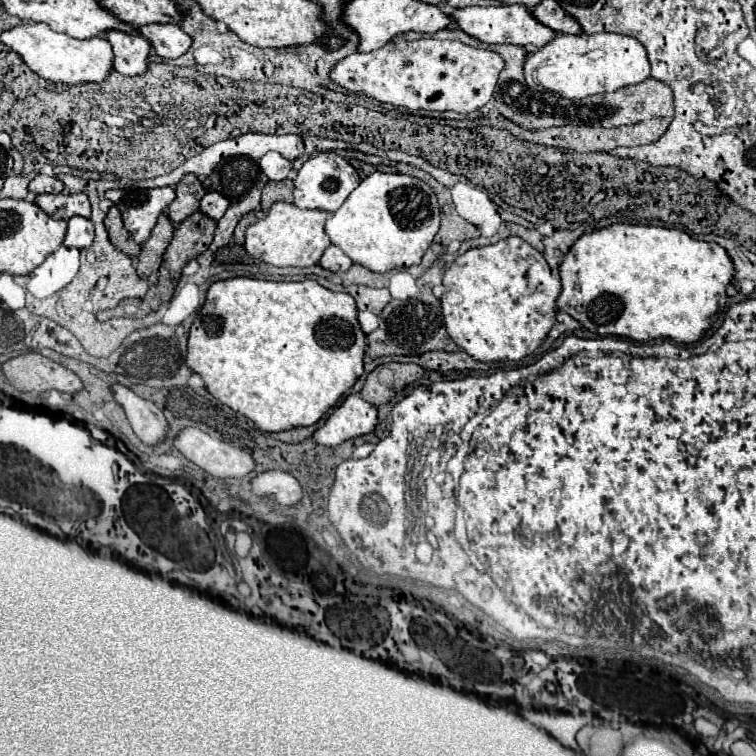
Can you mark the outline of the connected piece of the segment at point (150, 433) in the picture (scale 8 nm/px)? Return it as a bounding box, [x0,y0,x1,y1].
[113,384,169,446]

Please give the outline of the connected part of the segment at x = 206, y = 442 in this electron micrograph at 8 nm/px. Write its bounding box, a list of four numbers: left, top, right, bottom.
[175,428,255,478]

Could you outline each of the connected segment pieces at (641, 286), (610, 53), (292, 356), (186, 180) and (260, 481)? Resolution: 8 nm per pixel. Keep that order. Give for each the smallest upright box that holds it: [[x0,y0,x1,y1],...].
[[557,224,733,344],[525,34,649,100],[187,280,367,432],[169,174,205,224],[251,470,303,506]]

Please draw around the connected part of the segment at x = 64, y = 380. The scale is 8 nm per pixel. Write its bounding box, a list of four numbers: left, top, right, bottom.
[3,352,83,394]

